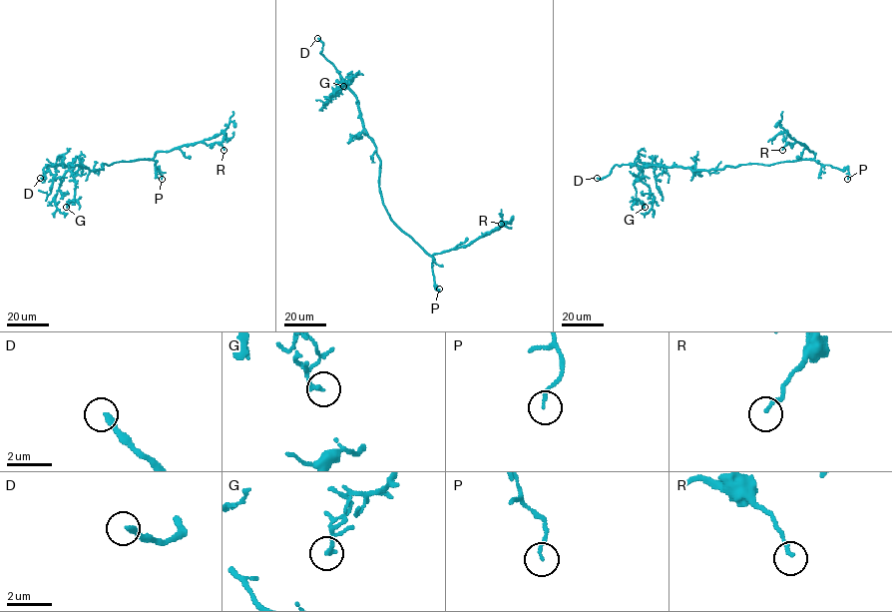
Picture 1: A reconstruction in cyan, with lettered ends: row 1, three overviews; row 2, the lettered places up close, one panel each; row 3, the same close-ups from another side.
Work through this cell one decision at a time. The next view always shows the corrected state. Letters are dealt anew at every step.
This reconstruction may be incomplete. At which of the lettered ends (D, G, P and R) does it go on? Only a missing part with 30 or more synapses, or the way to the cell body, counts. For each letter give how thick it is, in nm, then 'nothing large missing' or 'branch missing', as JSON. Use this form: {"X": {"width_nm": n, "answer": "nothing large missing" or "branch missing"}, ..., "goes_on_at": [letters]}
{"D": {"width_nm": 240, "answer": "branch missing"}, "G": {"width_nm": 190, "answer": "nothing large missing"}, "P": {"width_nm": 140, "answer": "nothing large missing"}, "R": {"width_nm": 160, "answer": "nothing large missing"}, "goes_on_at": ["D"]}

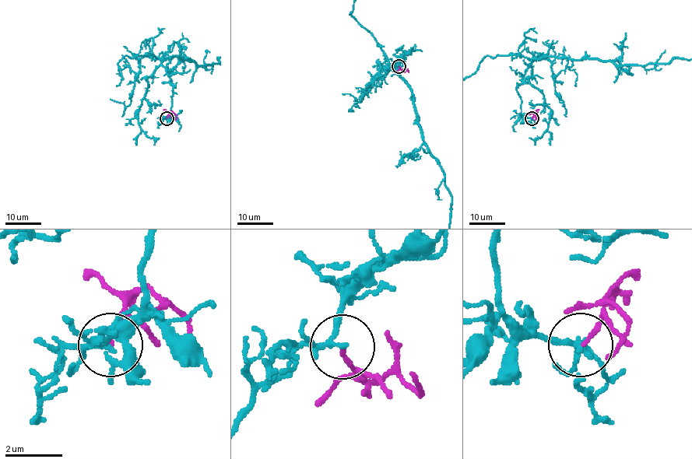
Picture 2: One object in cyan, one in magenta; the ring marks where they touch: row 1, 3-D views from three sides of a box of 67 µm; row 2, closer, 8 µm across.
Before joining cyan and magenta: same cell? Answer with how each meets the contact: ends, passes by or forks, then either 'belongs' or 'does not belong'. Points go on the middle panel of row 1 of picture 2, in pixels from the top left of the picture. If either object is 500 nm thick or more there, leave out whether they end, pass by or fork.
cyan forks | magenta ends | does not belong

